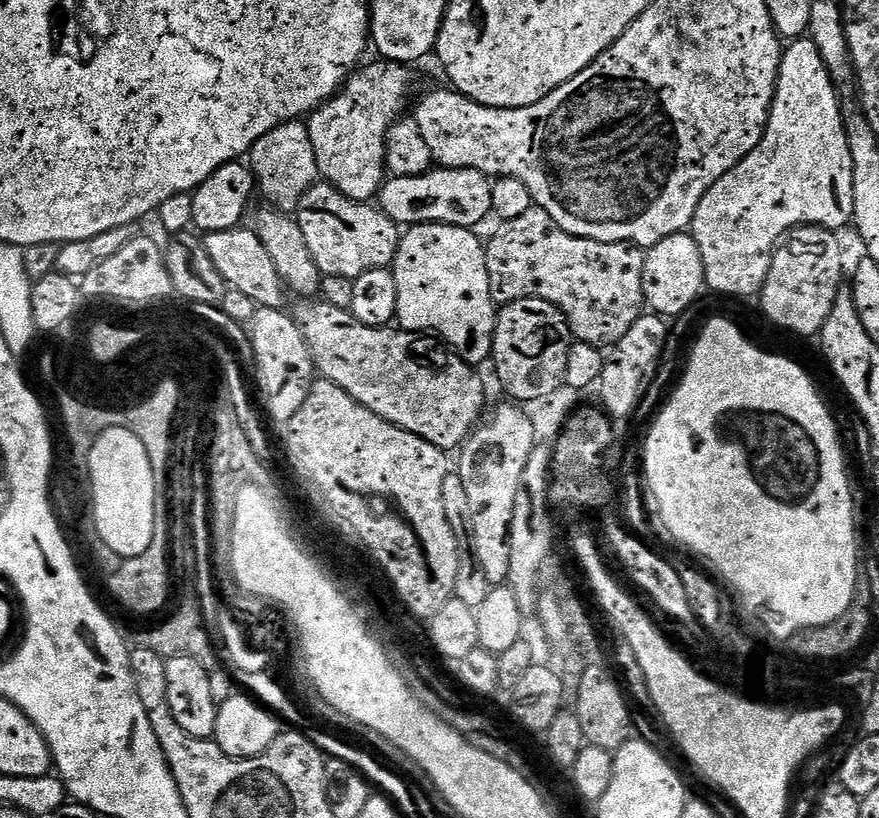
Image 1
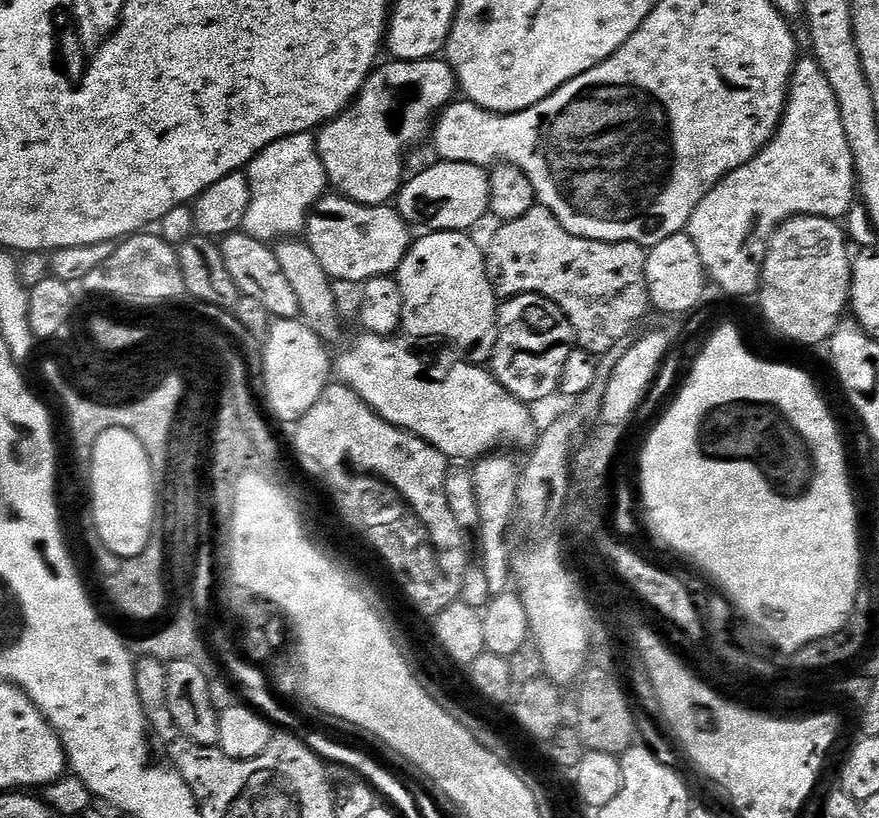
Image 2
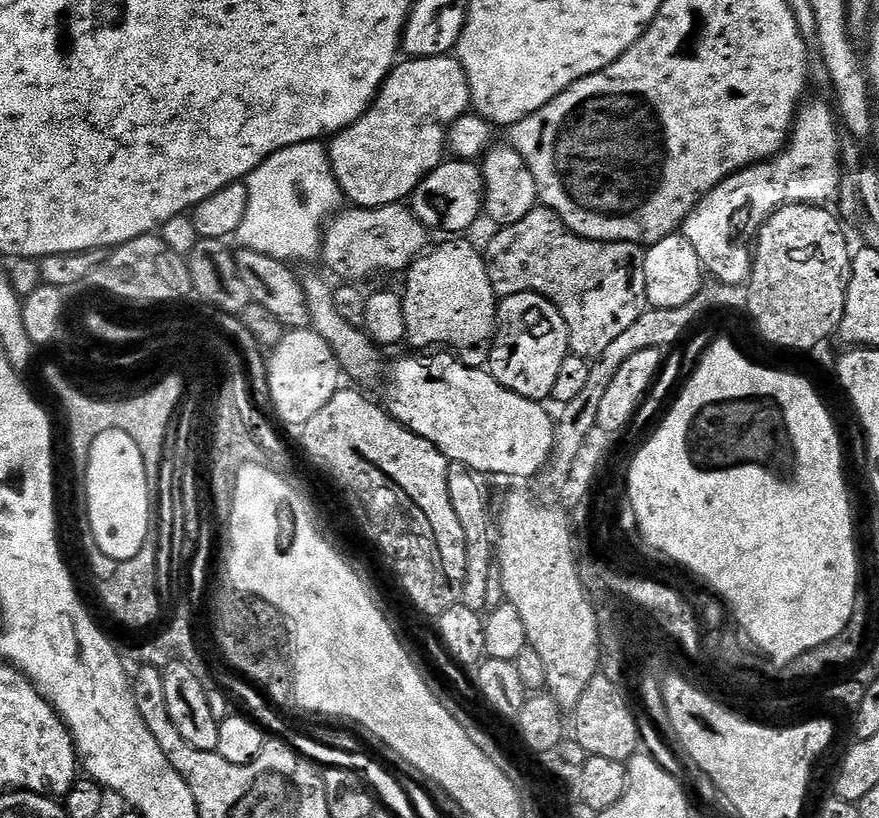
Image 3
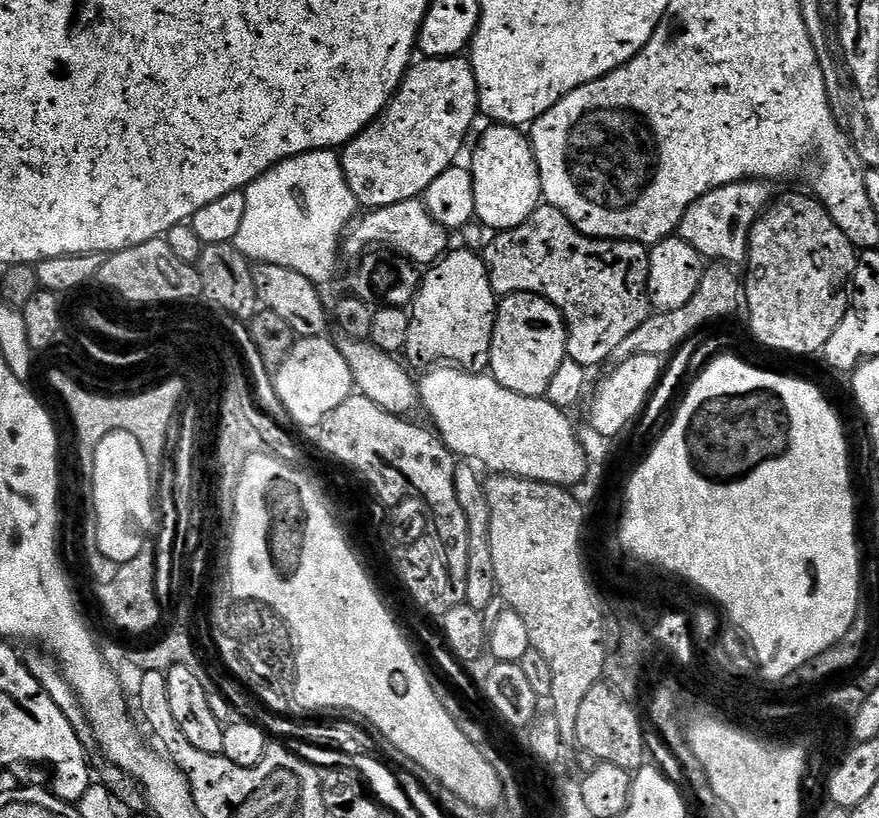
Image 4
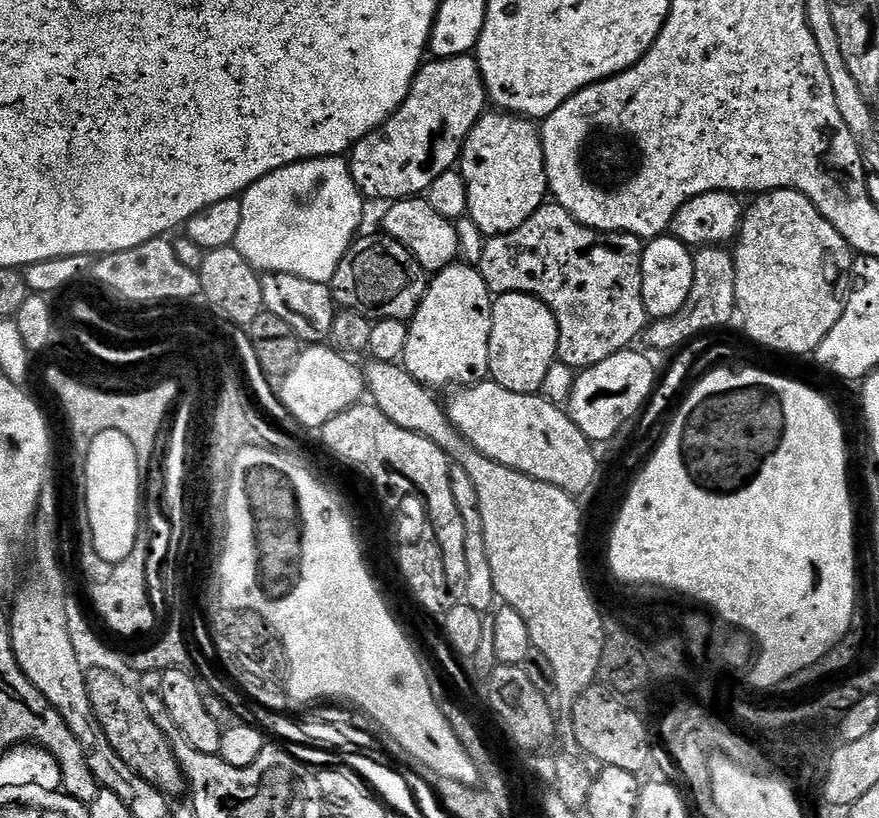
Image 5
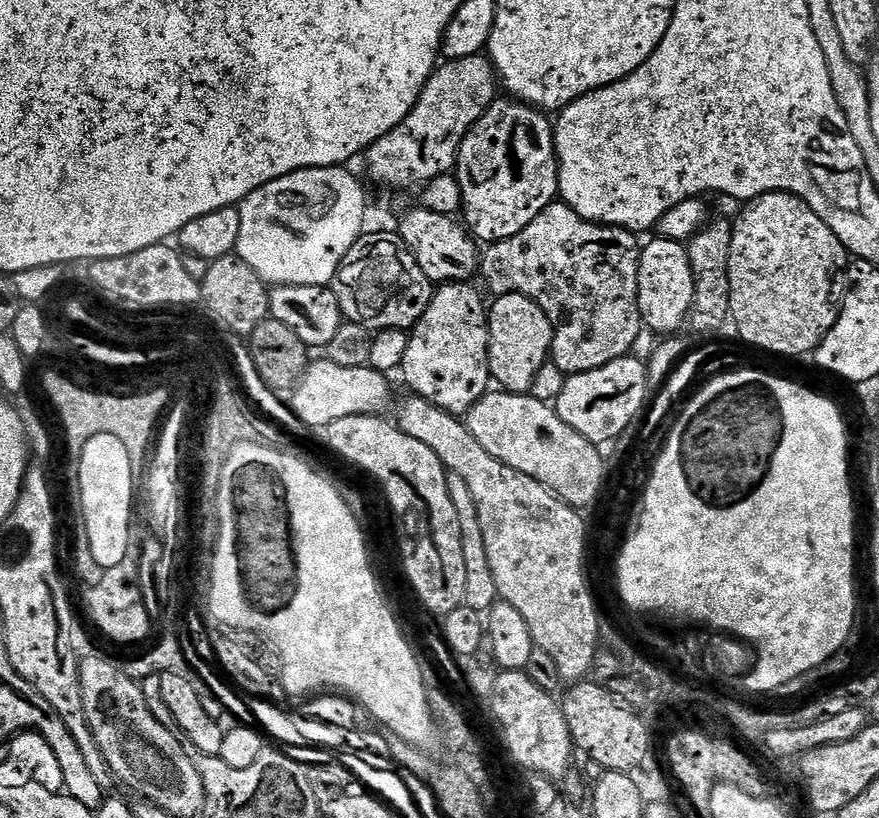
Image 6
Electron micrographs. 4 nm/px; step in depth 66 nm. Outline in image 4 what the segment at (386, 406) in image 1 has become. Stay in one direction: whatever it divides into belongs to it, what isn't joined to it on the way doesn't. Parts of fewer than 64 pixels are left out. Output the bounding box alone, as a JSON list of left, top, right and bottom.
[419,366,587,490]

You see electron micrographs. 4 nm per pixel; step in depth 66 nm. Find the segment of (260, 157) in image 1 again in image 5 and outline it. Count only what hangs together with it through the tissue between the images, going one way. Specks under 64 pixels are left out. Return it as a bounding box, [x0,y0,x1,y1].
[234,156,365,284]

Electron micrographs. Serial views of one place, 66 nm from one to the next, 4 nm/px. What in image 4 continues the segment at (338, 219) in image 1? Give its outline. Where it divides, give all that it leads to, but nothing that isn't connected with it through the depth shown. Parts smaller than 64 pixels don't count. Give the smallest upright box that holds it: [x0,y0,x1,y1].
[342,199,449,266]

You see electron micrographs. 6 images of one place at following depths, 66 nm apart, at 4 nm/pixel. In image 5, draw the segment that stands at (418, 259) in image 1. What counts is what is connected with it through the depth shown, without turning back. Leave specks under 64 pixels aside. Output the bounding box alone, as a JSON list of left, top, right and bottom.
[402,262,493,390]

